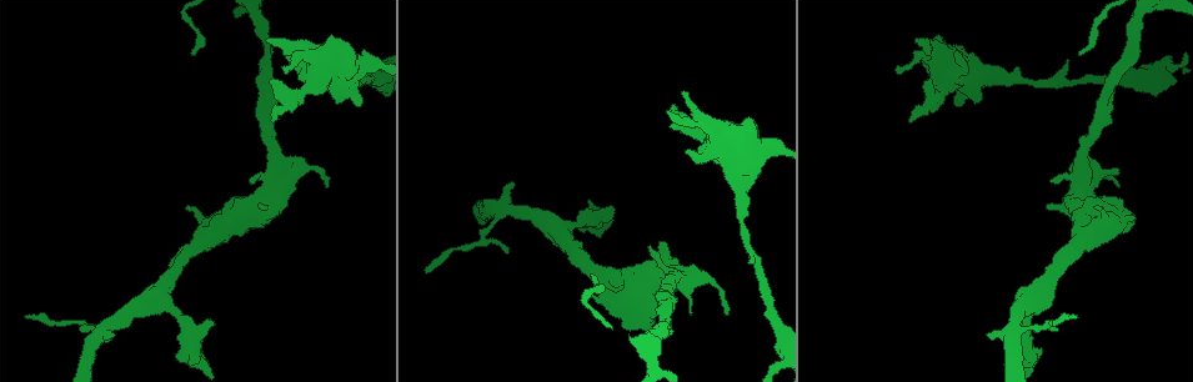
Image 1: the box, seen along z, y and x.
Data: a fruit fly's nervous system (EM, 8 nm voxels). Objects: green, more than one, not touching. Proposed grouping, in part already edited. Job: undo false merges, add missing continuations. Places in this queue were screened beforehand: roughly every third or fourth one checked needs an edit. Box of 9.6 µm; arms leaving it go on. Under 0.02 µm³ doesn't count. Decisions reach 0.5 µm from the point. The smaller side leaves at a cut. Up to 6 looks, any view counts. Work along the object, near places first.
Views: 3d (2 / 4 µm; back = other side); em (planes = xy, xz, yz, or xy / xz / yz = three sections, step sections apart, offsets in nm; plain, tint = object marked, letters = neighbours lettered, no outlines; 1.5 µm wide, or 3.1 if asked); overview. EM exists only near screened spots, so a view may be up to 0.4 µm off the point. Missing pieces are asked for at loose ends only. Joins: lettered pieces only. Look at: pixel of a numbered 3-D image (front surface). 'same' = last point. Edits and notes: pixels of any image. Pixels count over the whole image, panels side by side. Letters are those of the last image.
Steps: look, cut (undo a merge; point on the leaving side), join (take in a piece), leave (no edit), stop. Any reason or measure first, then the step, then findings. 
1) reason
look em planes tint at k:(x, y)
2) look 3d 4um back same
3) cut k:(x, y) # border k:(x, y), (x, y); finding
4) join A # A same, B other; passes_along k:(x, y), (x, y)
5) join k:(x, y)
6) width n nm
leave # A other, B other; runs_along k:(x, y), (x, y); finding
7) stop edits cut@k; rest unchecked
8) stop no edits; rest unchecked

an open end
look 3d 2um at 1:(912, 121)

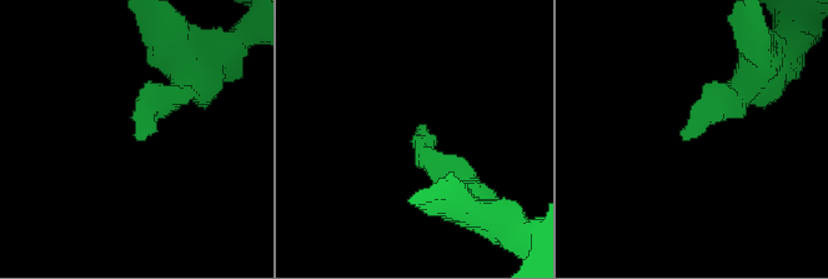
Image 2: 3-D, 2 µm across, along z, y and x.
shape alone is not enough
look em xy step 8 tint at 2:(686, 139)

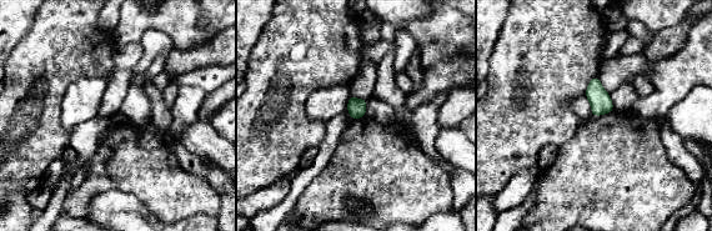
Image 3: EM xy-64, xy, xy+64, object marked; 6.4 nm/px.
cut it another way
look em planes letters same

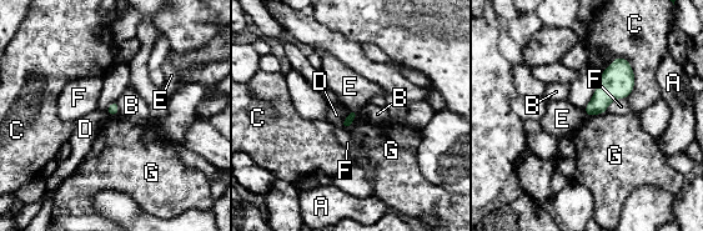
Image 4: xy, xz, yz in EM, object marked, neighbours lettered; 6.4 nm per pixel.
leave # A other, B other, C other, D other, E other, F other, G other; border 4:(606, 110), (587, 116); no lettered piece goes on from it

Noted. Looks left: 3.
look em planes letters at 1:(288, 58)

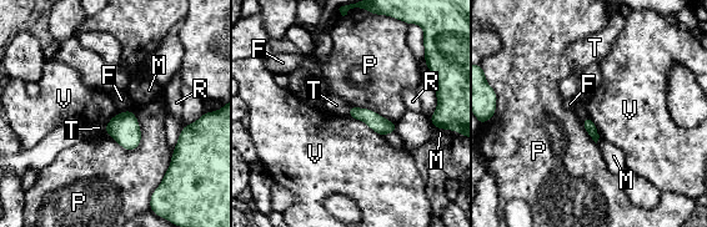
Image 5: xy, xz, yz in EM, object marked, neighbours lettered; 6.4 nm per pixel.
leave # F other, M other, P other, R other, T other, V other; border 5:(103, 130), (128, 150), (140, 145); none of them fits

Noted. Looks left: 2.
thin end
look 3d 2um back at 1:(725, 313)

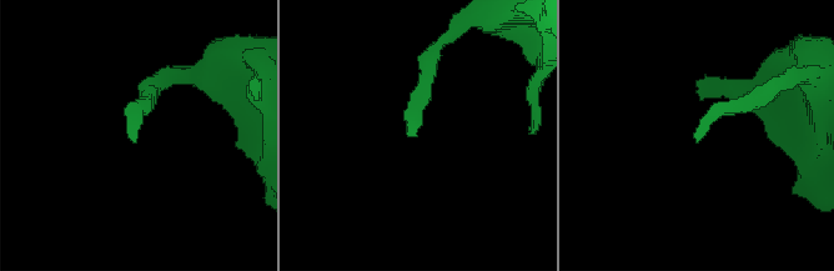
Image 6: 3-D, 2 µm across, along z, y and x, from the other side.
now the EM
look em planes letters at 6:(133, 141)

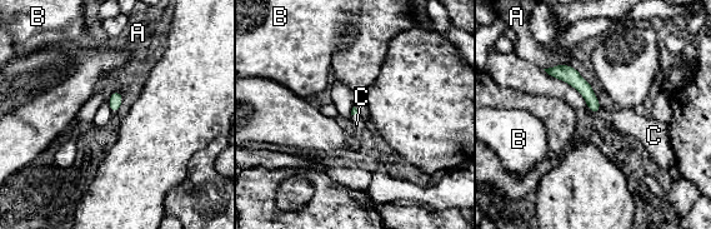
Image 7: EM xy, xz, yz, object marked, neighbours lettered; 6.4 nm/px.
join C # A other, B other, C same; passes_along 7:(574, 79), (599, 109), (630, 122); it goes on there

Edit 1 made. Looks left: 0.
stop edits join@7; rest unchecked

